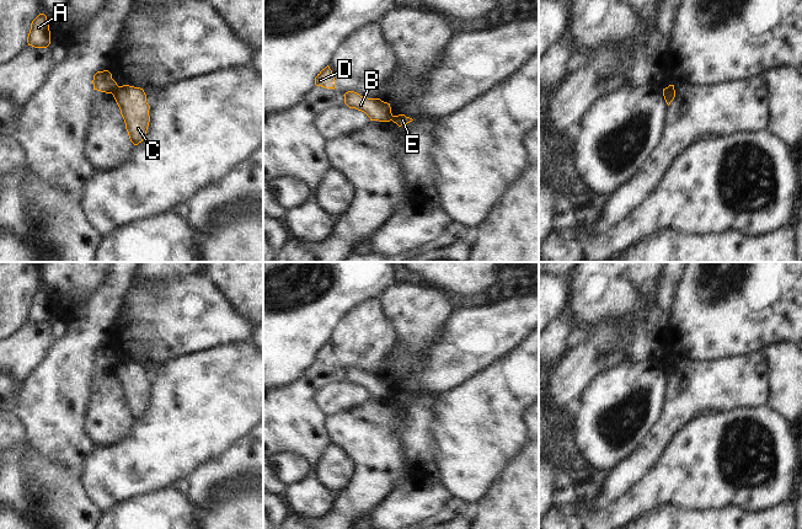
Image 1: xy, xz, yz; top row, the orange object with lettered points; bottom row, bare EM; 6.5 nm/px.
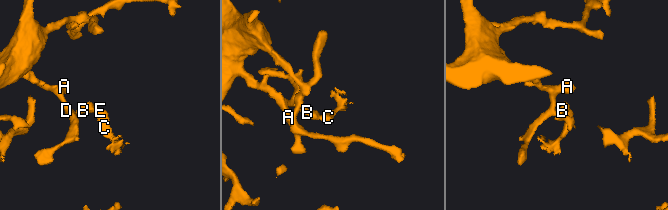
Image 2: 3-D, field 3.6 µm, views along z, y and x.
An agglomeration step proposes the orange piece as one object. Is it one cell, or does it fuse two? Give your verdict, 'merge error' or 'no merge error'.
merge error

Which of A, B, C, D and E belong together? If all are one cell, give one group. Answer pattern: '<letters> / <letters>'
A B D / C E

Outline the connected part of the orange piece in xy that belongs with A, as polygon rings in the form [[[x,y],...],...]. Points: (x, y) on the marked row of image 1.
[[[44,14],[32,21],[27,43],[34,48],[47,48],[50,44],[50,31]]]

